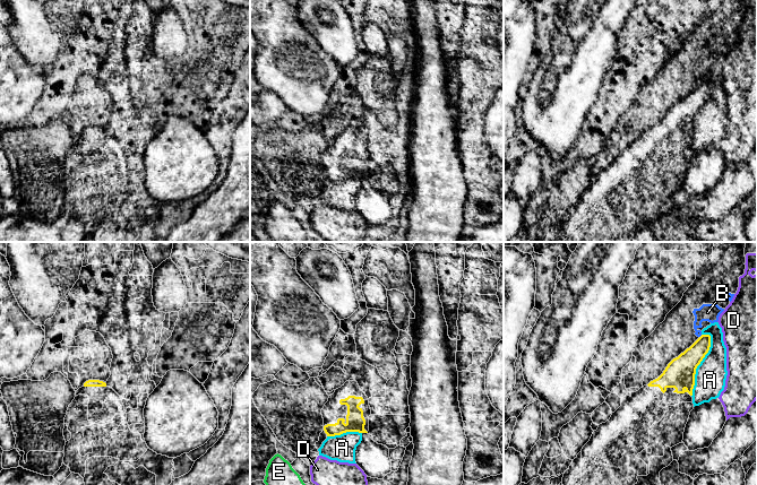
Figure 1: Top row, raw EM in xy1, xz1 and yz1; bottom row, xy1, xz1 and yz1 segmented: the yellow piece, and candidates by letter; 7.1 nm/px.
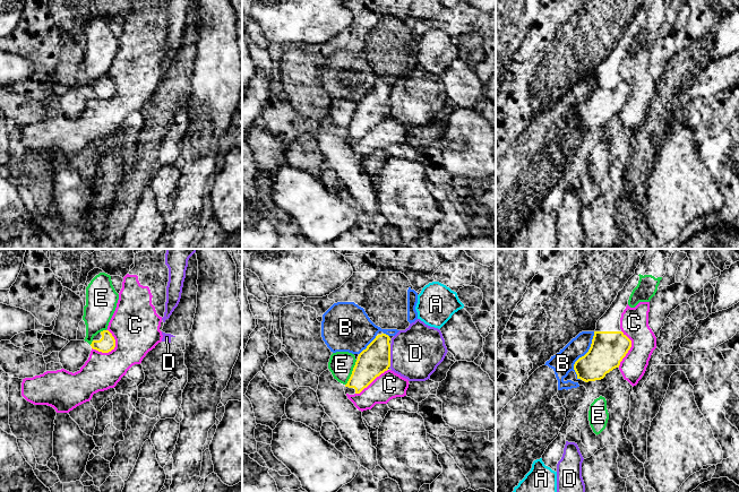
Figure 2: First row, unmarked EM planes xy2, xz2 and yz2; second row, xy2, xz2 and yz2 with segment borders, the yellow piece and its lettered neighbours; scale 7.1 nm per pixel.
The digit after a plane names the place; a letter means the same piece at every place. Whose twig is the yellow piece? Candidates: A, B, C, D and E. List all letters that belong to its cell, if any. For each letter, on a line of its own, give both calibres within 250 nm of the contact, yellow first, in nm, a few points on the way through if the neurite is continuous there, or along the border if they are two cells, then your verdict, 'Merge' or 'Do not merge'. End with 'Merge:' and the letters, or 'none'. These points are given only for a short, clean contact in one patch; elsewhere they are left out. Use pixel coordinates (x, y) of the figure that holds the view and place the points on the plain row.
A: Thickness 220 nm (yellow) against 220 nm. Do not merge
B: Thickness 260 nm (yellow) against 160 nm. Do not merge
C: Thickness 110 nm (yellow) against 320 nm. Boundary: xy2 (115, 86), (115, 92), (108, 98), (99, 98), (92, 95). Do not merge
D: Thickness 220 nm (yellow) against 360 nm. Do not merge
E: Thickness 220 nm (yellow) against 180 nm. Boundary: xz2 (357, 106), (345, 131). Do not merge
Merge: none

